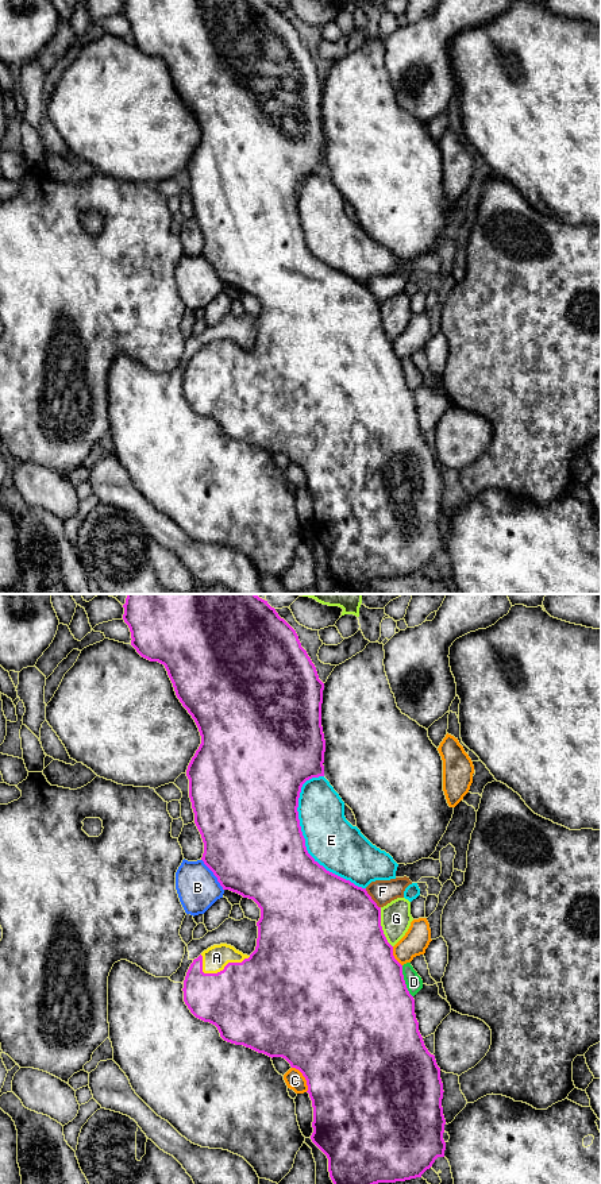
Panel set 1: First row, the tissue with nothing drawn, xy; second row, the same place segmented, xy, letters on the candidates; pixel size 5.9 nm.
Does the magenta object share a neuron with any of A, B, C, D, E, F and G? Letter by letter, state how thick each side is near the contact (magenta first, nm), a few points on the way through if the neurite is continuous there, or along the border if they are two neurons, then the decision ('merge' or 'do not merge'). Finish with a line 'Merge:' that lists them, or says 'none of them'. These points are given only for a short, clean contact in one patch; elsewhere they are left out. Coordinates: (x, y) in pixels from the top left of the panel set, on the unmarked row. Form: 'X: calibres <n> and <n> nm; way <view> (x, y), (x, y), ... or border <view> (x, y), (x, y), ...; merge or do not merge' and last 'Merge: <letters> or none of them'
A: calibres 480 and 150 nm; merge
B: calibres 500 and 240 nm; border xy (201, 254), (223, 285); do not merge
C: calibres 500 and 120 nm; do not merge
D: calibres 500 and 100 nm; do not merge
E: calibres 500 and 300 nm; do not merge
F: calibres 500 and 140 nm; do not merge
G: calibres 500 and 180 nm; do not merge
Merge: A

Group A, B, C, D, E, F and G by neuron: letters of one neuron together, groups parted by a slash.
A / B / C / D / E / F / G

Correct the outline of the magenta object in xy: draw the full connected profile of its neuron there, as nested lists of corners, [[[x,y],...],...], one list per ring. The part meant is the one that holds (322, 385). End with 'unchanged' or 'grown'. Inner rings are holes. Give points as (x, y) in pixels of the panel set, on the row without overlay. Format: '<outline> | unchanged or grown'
[[[123,0],[123,3],[123,15],[131,27],[131,41],[142,53],[165,61],[177,93],[194,115],[201,131],[201,139],[186,165],[194,219],[204,238],[201,255],[217,273],[223,285],[253,294],[261,304],[255,346],[247,351],[227,339],[213,340],[204,346],[186,367],[182,383],[185,400],[196,413],[215,420],[224,436],[243,440],[271,454],[282,452],[292,463],[303,468],[313,502],[311,535],[327,551],[330,572],[336,585],[362,589],[363,585],[378,578],[421,572],[438,552],[444,552],[446,545],[443,535],[446,514],[442,502],[444,486],[440,463],[419,427],[415,394],[407,383],[402,360],[394,354],[393,342],[384,329],[381,302],[366,284],[320,261],[308,248],[300,221],[297,203],[301,182],[312,173],[324,171],[325,135],[321,122],[324,78],[319,74],[315,59],[301,42],[296,26],[270,0]]] | grown

